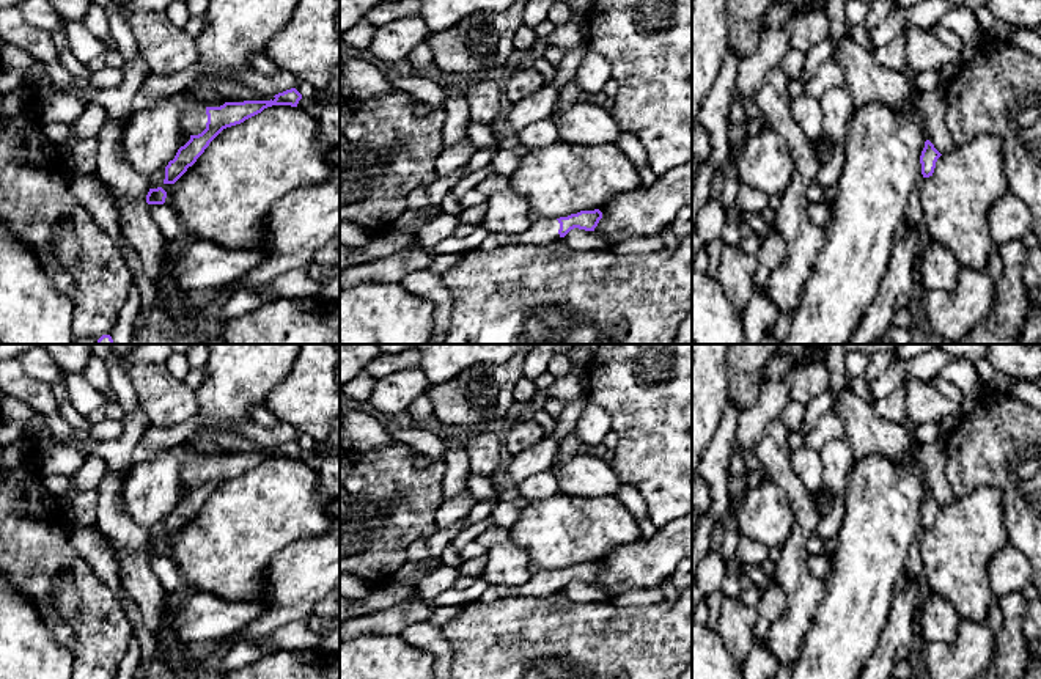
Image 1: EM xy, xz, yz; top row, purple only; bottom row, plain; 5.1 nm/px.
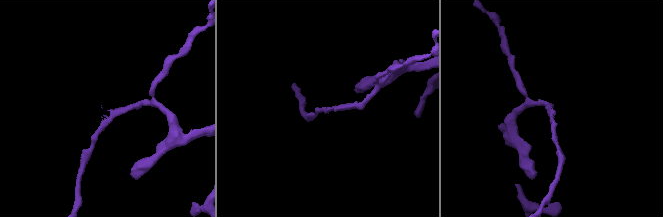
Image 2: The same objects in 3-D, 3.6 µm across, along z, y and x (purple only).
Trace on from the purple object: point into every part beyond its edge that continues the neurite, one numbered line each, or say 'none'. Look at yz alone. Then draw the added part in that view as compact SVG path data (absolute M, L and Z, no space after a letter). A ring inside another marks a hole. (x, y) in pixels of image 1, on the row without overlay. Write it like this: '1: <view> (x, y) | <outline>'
1: yz (934, 458) | M944 442L921 445L920 451L923 459L921 478L928 492L940 506L950 505L956 495L945 473L947 453Z

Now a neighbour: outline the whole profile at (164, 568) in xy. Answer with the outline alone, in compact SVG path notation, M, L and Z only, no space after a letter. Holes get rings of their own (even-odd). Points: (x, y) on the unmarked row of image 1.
M168 555L148 556L148 563L167 593L178 594L182 589L182 577Z

